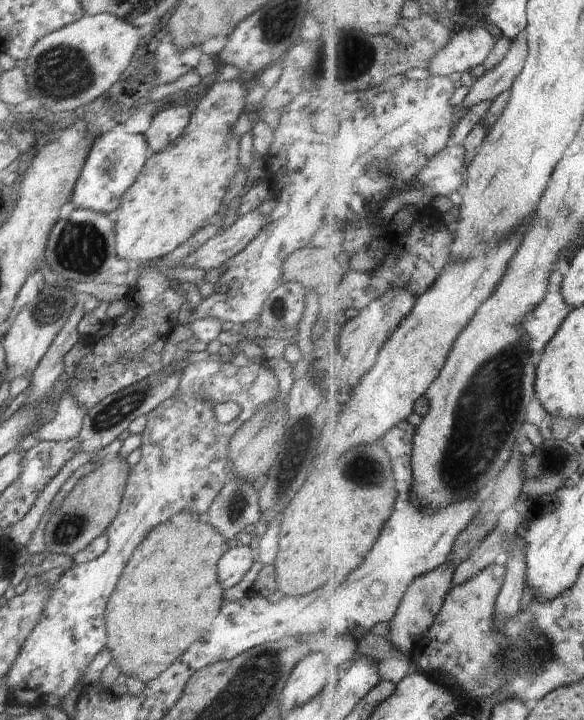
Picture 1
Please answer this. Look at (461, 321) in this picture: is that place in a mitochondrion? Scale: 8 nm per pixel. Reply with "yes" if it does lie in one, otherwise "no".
no

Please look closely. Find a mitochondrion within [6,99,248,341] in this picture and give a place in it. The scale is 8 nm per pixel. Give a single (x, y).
(81, 247)

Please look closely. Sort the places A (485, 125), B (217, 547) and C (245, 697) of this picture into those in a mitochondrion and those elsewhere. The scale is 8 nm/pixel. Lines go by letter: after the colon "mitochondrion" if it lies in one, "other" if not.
A: other
B: other
C: mitochondrion

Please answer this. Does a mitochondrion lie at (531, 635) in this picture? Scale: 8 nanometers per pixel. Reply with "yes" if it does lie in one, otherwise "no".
yes

